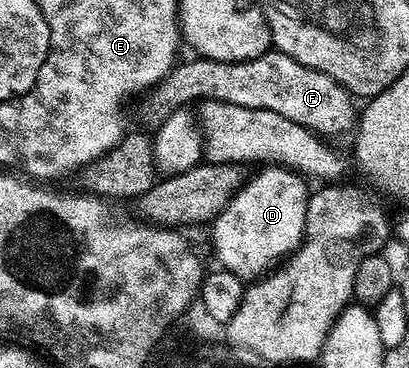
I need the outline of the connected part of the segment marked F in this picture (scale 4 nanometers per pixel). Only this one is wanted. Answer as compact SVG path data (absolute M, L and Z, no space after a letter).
M270 50L258 58L240 60L236 64L207 58L192 58L189 64L177 63L147 96L148 112L156 122L183 109L190 100L221 100L234 106L274 110L274 114L298 122L298 126L309 128L321 138L332 138L328 136L336 136L339 132L351 133L358 120L358 108L352 105L354 97L351 92L334 82L334 78L310 66L302 66L302 62L279 50Z

